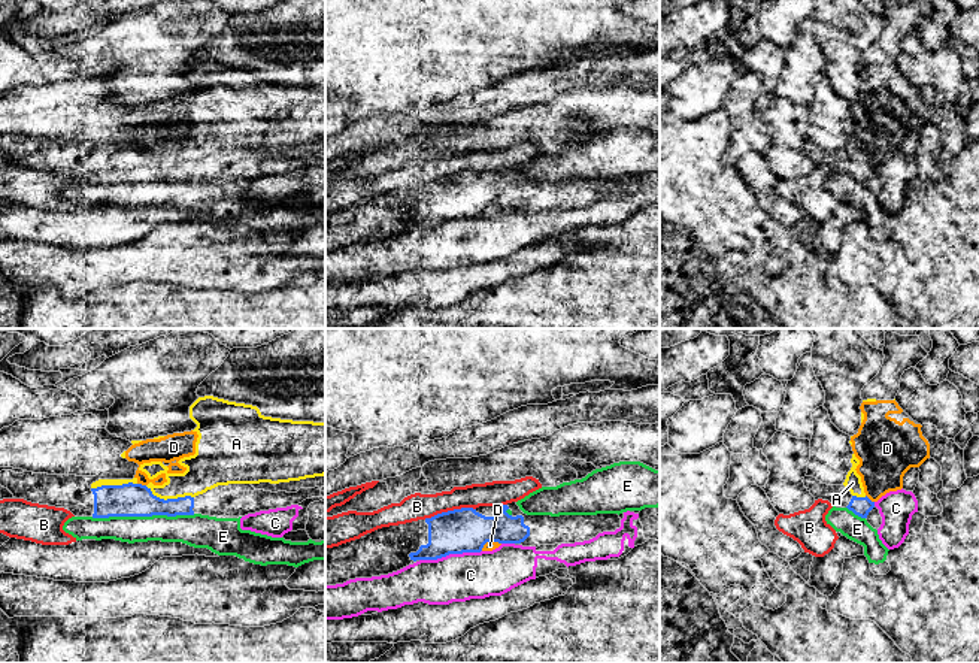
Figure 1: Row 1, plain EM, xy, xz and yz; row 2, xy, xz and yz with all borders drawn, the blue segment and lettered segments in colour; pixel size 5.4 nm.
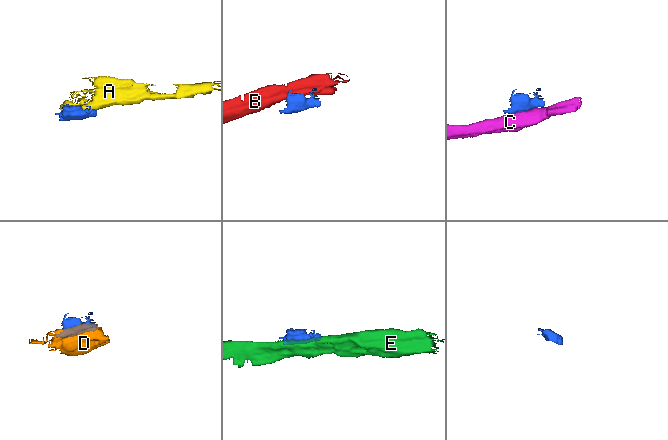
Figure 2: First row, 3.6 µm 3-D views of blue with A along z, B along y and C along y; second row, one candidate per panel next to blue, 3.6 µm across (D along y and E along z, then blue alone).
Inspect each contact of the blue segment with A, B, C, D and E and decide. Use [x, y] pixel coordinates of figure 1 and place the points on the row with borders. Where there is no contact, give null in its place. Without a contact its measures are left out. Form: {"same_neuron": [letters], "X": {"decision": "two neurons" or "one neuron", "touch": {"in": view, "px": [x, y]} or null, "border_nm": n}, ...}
{"same_neuron": [], "A": {"decision": "two neurons", "touch": {"in": "xy", "px": [169, 499]}, "border_nm": 280}, "B": {"decision": "two neurons", "touch": {"in": "xz", "px": [449, 511]}, "border_nm": 280}, "C": {"decision": "two neurons", "touch": {"in": "xz", "px": [449, 553]}, "border_nm": 340}, "D": {"decision": "two neurons", "touch": {"in": "xy", "px": [141, 484]}, "border_nm": 50}, "E": {"decision": "two neurons", "touch": {"in": "xy", "px": [142, 515]}, "border_nm": 550}}

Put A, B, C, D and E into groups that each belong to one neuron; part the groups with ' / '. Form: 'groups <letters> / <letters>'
groups A D / B / C / E

